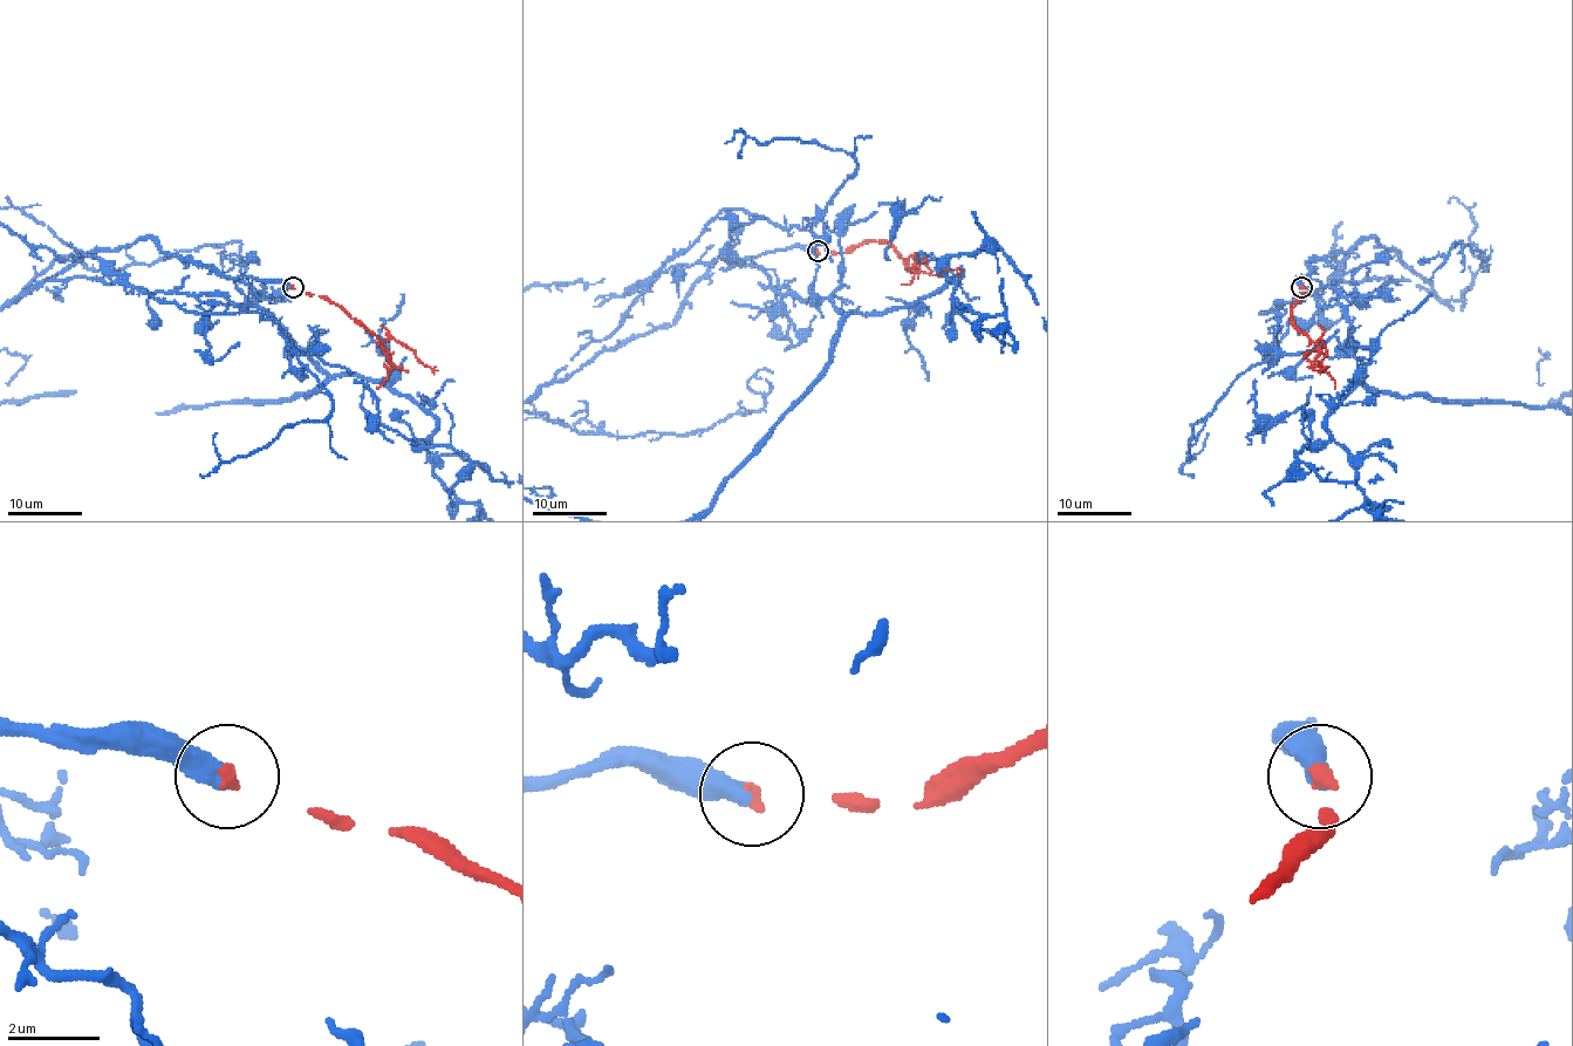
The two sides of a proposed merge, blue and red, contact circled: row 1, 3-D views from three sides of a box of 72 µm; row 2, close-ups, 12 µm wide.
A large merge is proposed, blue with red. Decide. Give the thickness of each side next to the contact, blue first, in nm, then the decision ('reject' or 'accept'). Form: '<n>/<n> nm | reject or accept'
480/280 nm | accept

